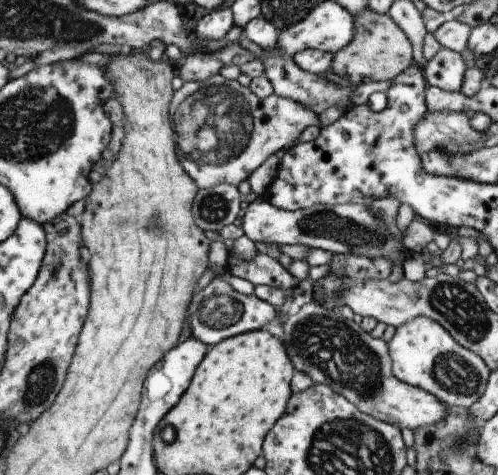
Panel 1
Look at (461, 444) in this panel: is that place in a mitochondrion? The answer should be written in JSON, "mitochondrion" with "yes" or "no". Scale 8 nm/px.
{"mitochondrion":"yes"}

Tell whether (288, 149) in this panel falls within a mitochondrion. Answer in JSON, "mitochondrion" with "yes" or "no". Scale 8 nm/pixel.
{"mitochondrion":"no"}

